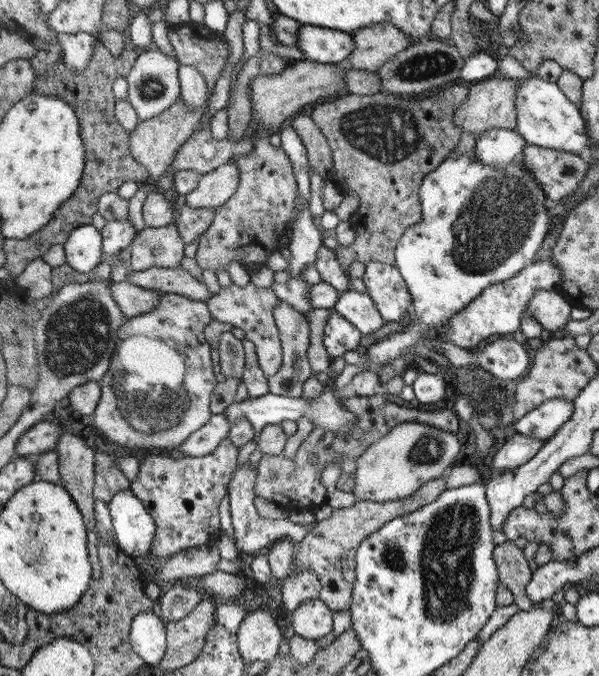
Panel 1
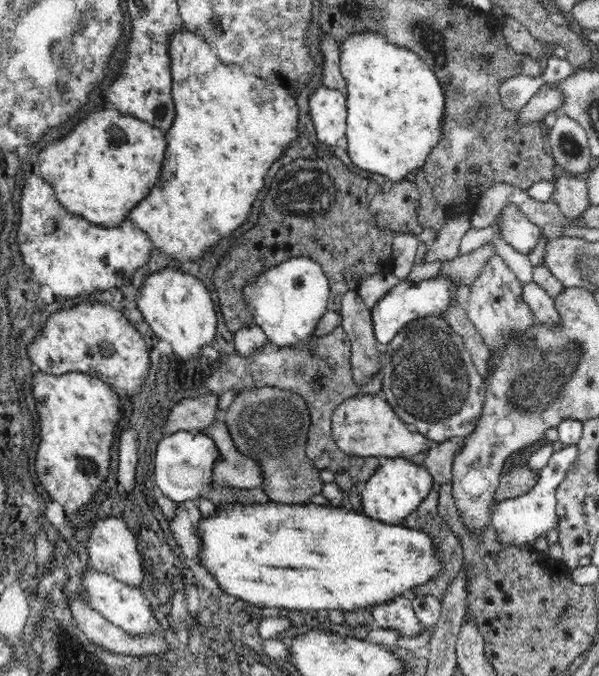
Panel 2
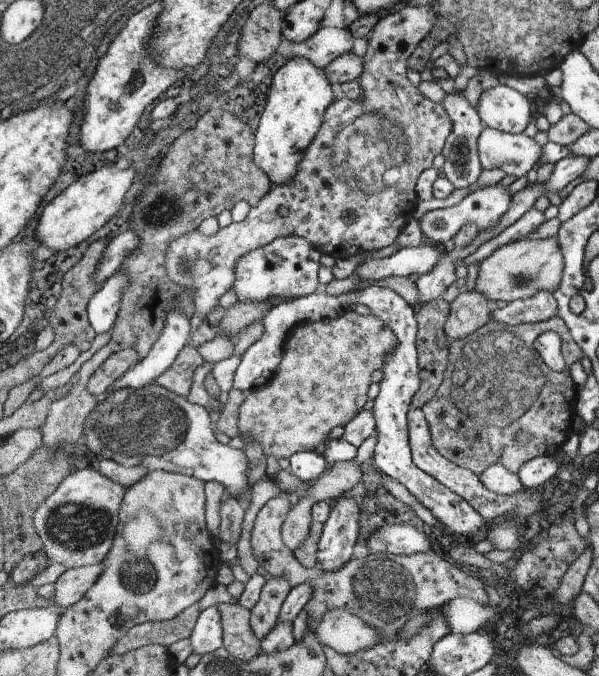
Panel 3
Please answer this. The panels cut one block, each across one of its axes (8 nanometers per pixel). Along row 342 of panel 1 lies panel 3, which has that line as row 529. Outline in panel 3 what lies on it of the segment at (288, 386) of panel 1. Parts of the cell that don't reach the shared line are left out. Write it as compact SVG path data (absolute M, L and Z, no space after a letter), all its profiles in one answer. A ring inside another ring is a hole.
M335 462L329 464L327 470L313 482L311 490L305 498L301 498L295 506L291 506L283 526L281 526L281 538L283 544L293 552L297 546L301 546L309 534L311 528L311 508L317 502L323 502L327 498L341 498L347 490L351 490L357 482L363 480L363 474L359 466L351 462Z

